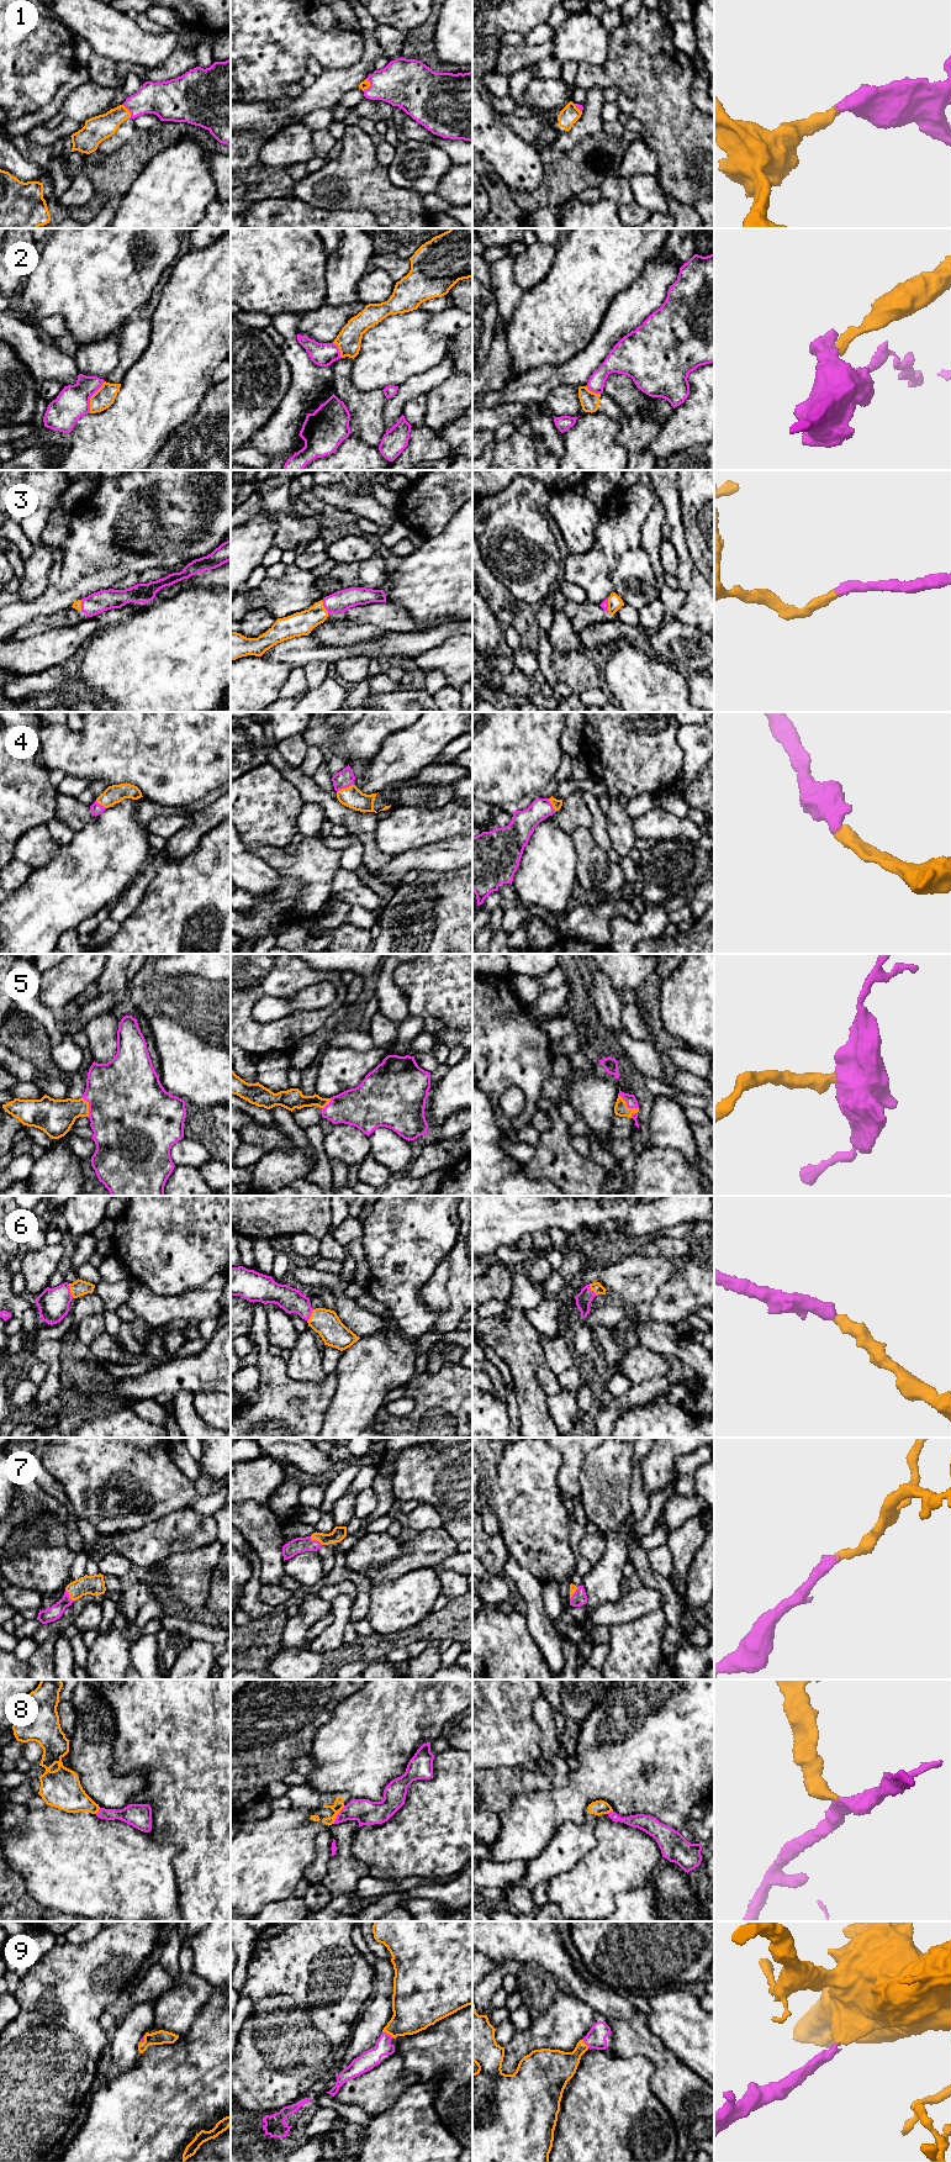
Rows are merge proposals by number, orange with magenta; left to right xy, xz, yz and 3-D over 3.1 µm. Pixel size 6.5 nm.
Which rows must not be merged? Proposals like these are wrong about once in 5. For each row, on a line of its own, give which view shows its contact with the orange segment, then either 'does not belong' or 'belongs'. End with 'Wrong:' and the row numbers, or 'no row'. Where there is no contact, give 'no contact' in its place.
1: meets orange in xy; belongs
2: meets orange in xy; does not belong
3: meets orange in xz; belongs
4: meets orange in xz; belongs
5: meets orange in yz; belongs
6: meets orange in xy; belongs
7: meets orange in xz; belongs
8: meets orange in xz; does not belong
9: meets orange in xz; belongs
Wrong: 2, 8

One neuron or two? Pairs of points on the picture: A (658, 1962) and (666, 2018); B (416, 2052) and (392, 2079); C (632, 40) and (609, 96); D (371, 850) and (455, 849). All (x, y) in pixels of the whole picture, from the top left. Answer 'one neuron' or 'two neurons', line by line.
A: two neurons
B: two neurons
C: two neurons
D: two neurons

